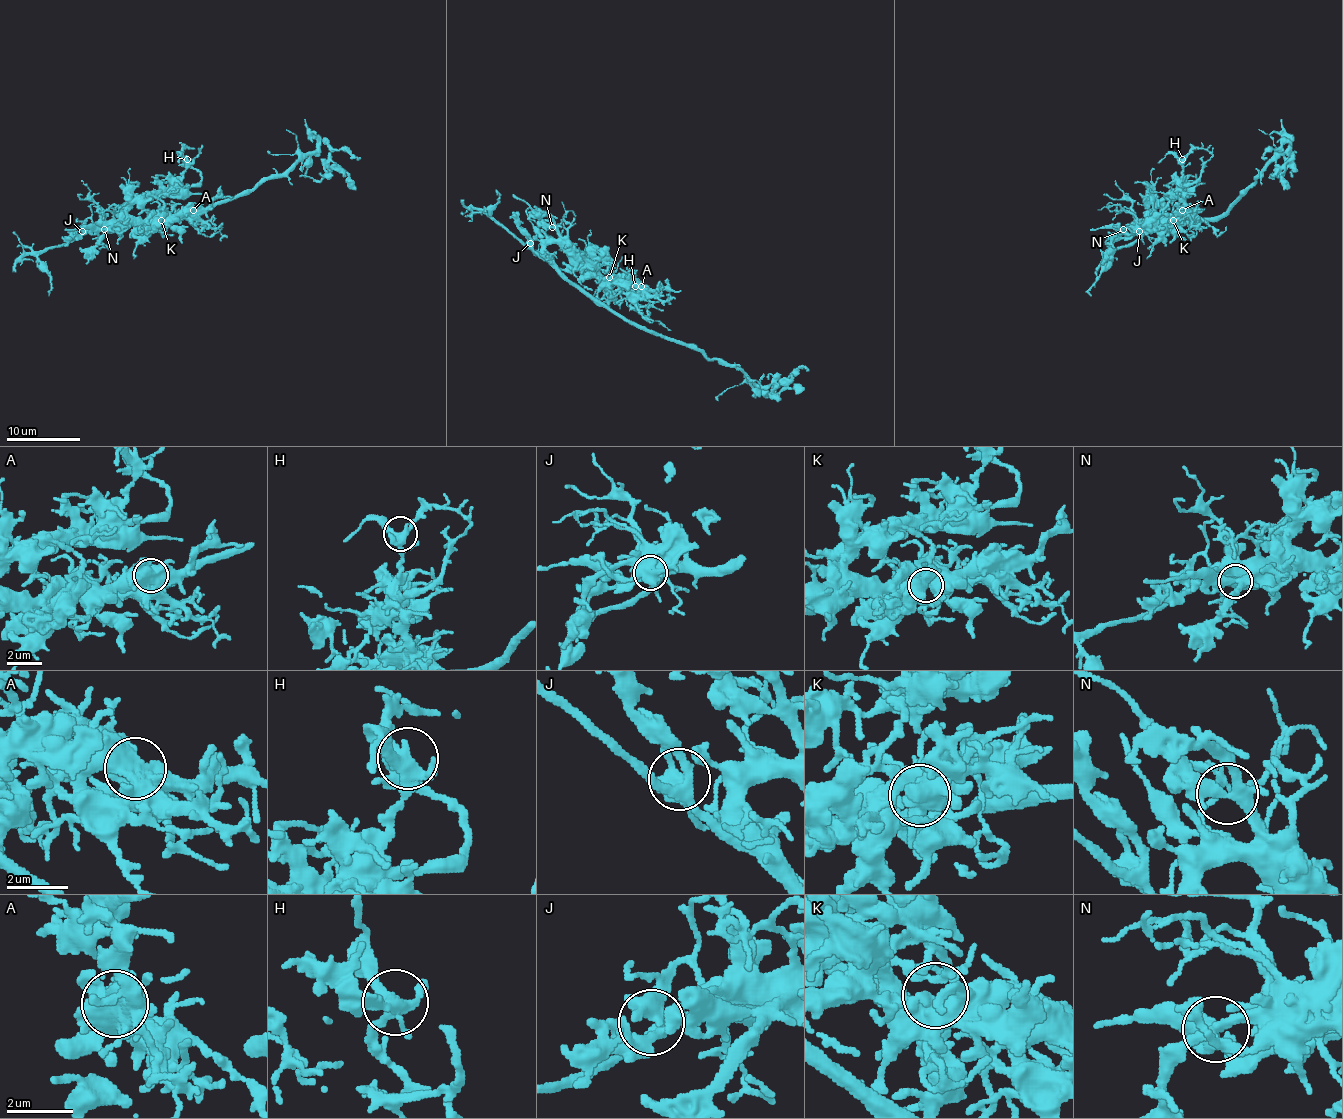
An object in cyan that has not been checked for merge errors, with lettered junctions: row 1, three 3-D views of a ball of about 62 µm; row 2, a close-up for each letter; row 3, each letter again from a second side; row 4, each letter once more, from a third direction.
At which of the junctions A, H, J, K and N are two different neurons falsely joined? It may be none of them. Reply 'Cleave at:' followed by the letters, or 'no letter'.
Cleave at: no letter

